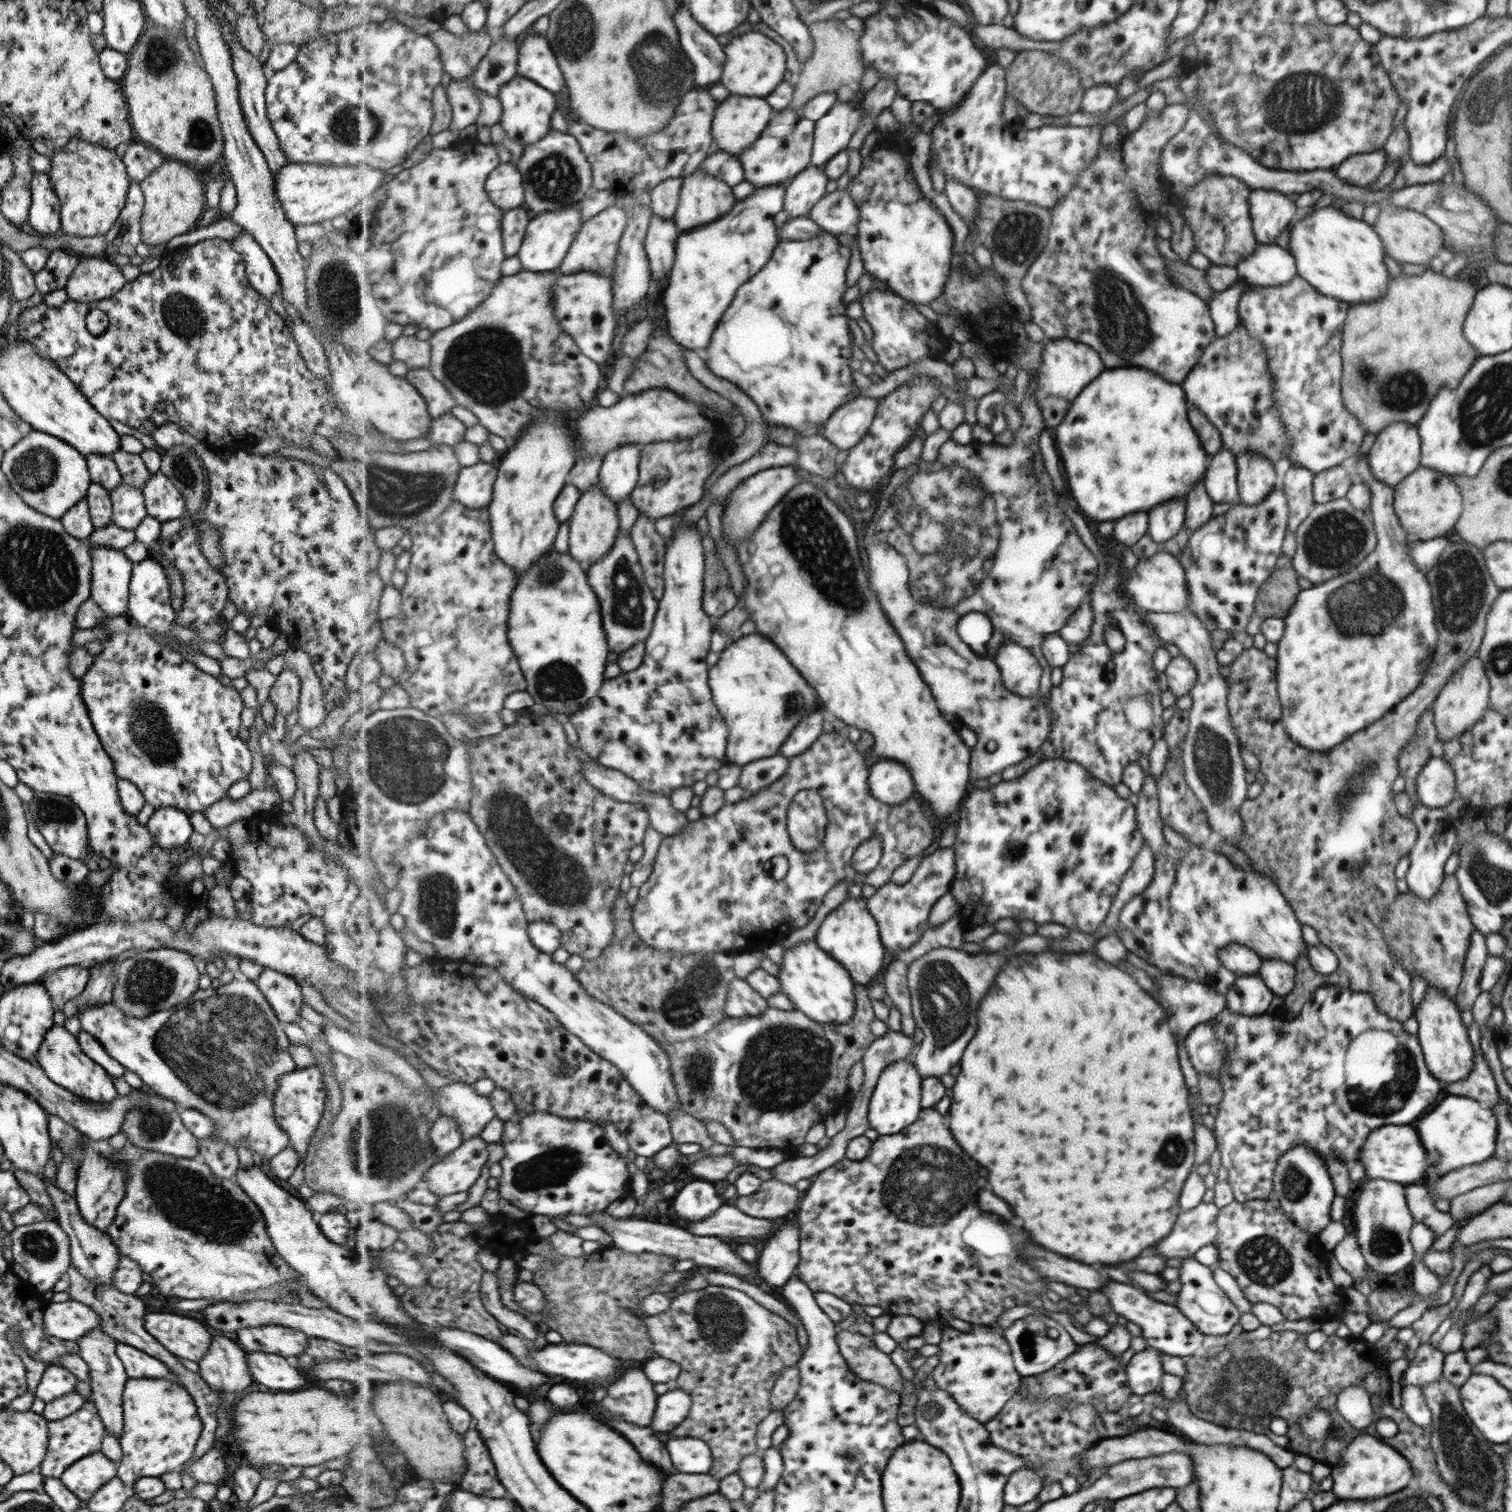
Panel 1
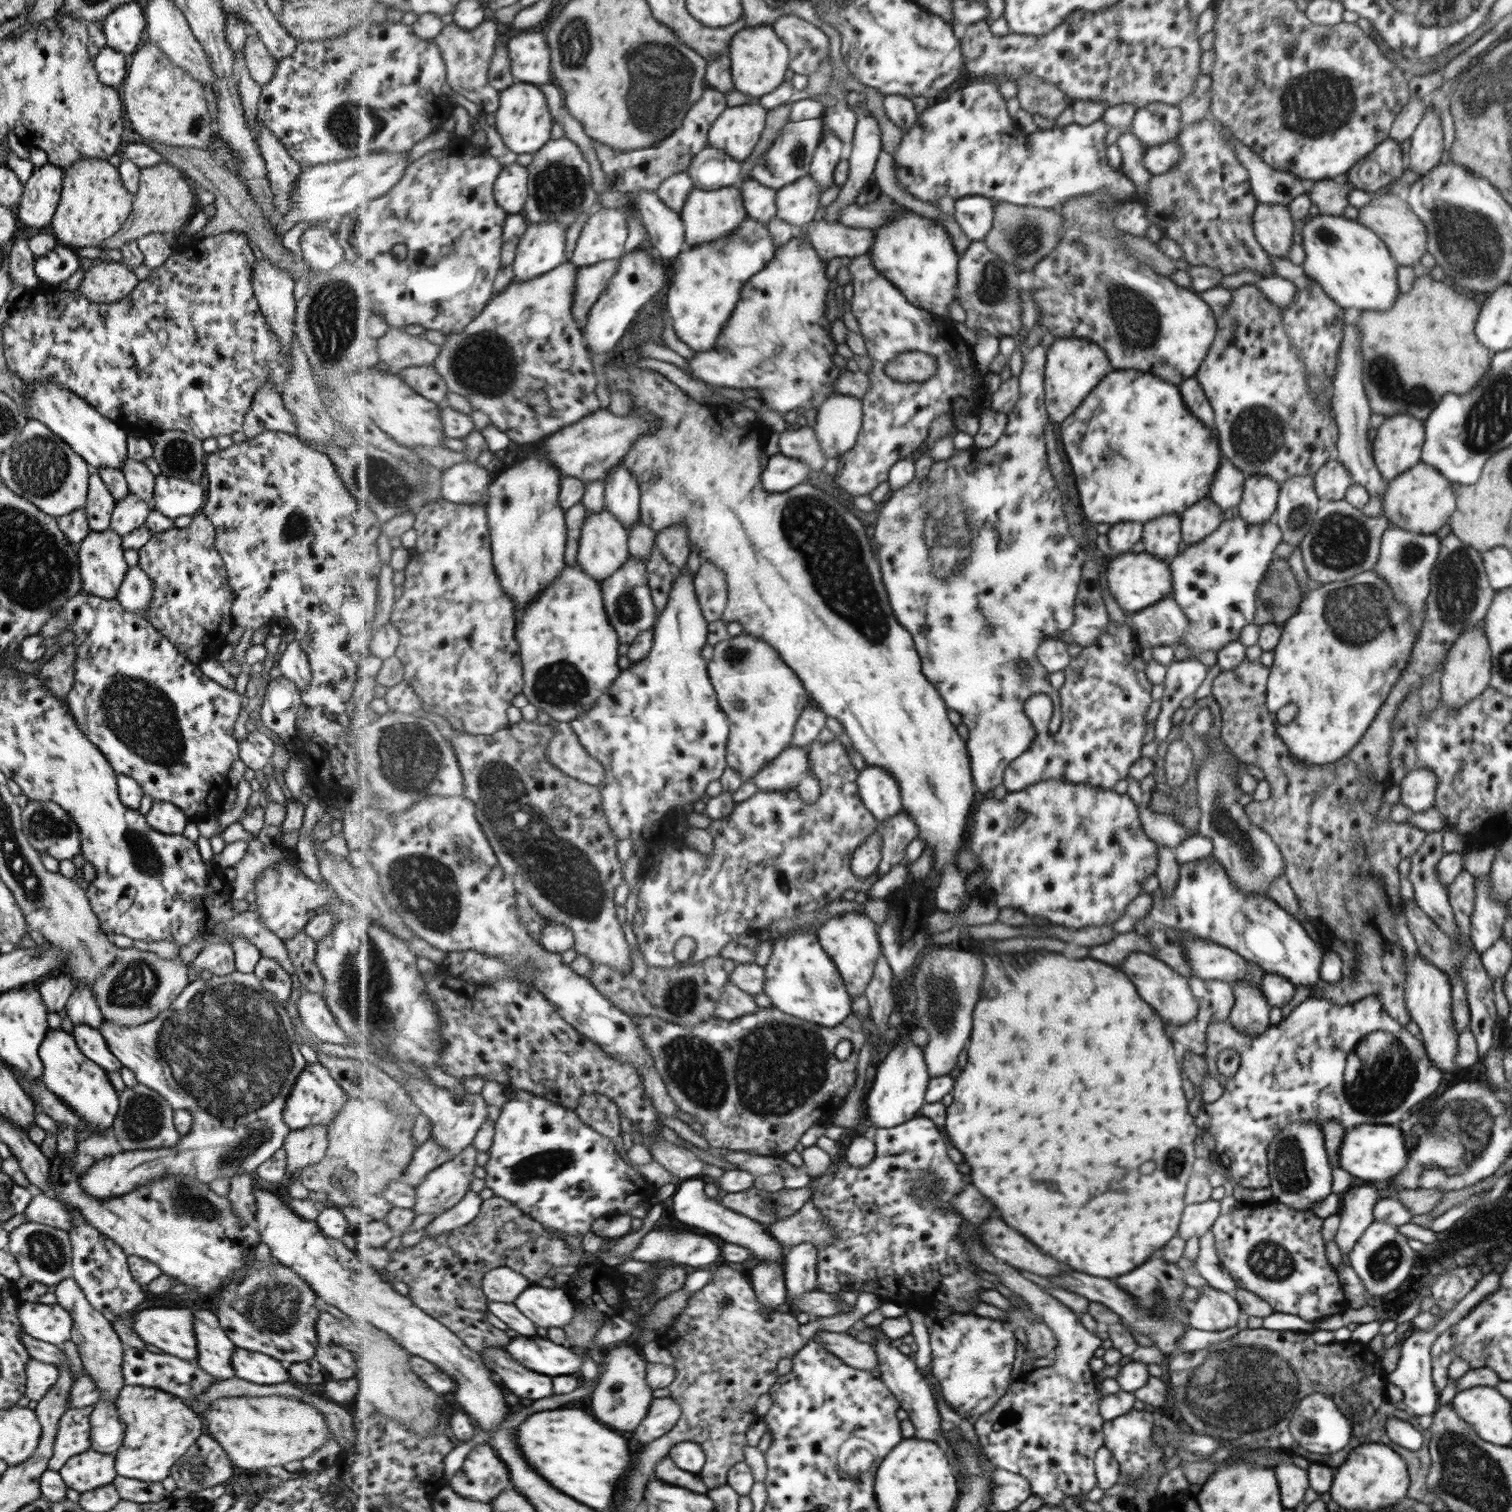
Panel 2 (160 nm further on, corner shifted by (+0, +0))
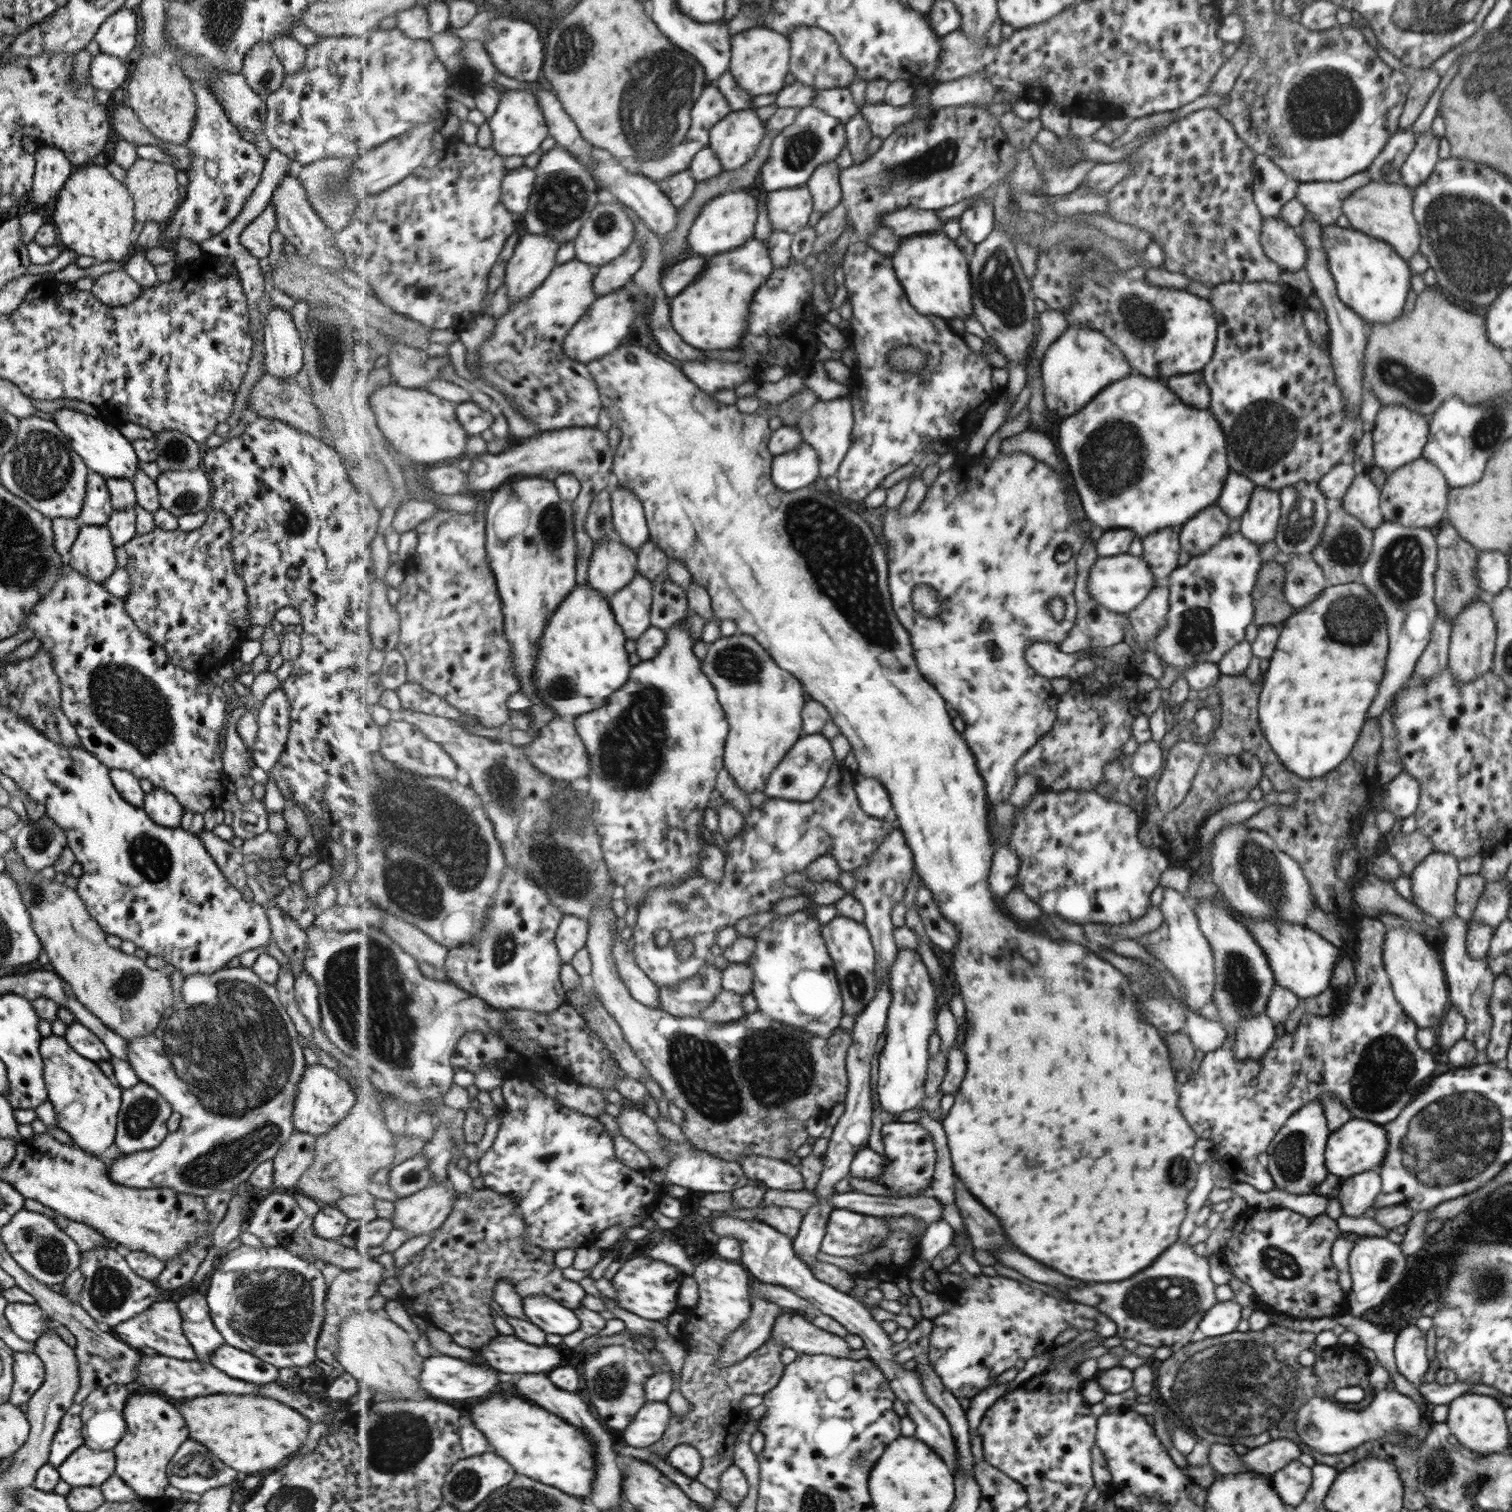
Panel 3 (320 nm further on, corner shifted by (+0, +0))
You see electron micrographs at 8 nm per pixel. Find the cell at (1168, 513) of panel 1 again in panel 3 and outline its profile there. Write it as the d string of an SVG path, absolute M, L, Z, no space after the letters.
M1175 528L1159 529L1155 533L1142 538L1142 554L1156 583L1166 584L1171 573L1177 566L1177 532Z

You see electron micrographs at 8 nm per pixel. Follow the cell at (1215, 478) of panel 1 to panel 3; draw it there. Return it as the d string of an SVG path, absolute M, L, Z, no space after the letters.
M1233 473L1226 478L1222 493L1216 505L1230 518L1239 519L1250 504L1250 496L1254 493L1254 484L1241 474Z

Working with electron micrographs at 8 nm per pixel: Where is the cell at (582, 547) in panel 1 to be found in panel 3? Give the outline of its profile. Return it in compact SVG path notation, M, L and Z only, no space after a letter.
M622 539L602 540L595 544L588 584L609 601L630 585L638 573L638 553Z

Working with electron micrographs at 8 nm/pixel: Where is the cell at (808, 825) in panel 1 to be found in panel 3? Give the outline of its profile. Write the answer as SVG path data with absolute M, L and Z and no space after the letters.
M822 732L810 735L803 734L794 748L787 753L786 758L782 760L782 764L774 770L764 792L770 798L785 798L799 802L814 801L826 785L835 762L833 746L825 734Z

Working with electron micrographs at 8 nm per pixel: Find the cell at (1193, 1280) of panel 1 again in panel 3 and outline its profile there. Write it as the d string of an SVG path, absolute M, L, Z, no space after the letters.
M1233 1300L1217 1302L1202 1317L1198 1329L1206 1338L1219 1337L1235 1332L1239 1322L1239 1306Z

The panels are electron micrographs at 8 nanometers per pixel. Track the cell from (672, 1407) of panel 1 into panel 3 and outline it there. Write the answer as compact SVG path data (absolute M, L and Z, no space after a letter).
M648 1401L625 1430L624 1444L635 1448L648 1448L655 1445L667 1432L673 1416L667 1401Z

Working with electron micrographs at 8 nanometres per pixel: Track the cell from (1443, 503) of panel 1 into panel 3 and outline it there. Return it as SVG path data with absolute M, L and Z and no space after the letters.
M1422 456L1407 465L1387 473L1381 488L1378 507L1384 521L1400 524L1404 527L1435 530L1435 524L1441 520L1445 512L1445 504L1449 504L1447 484L1441 476L1442 471Z

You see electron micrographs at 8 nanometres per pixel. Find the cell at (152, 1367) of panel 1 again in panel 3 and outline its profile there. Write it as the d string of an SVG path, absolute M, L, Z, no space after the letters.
M140 1353L139 1357L138 1365L135 1367L135 1372L137 1372L135 1382L146 1389L160 1391L164 1396L171 1396L177 1400L181 1400L181 1398L191 1400L195 1396L207 1396L207 1394L243 1394L243 1396L249 1396L249 1394L255 1394L255 1390L259 1388L255 1384L239 1382L235 1378L225 1376L217 1368L209 1366L207 1361L201 1362L195 1359L183 1362L183 1360L167 1358L157 1353L153 1356L145 1356Z

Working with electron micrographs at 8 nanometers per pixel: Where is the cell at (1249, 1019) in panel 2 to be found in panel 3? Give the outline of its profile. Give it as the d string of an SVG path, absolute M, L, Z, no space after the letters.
M1265 1012L1244 1018L1235 1028L1235 1058L1260 1060L1274 1042L1274 1026Z

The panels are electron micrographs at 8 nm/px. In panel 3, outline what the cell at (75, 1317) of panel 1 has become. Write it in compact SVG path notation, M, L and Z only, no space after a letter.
M21 1302L7 1303L4 1308L4 1316L9 1329L19 1339L35 1343L39 1336L43 1336L49 1328L54 1330L55 1322L49 1320L49 1316L41 1311L36 1304L24 1304Z

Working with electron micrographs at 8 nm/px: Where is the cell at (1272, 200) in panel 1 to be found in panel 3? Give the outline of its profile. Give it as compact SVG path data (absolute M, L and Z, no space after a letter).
M1278 217L1264 218L1261 239L1265 253L1282 271L1292 273L1306 264L1306 248L1285 220Z

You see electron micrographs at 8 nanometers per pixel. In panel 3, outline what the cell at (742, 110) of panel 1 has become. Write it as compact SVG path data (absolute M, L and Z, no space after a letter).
M755 108L737 110L728 114L711 129L709 147L715 151L715 155L721 160L724 171L737 170L758 154L759 146L765 136L767 136L765 122L757 116Z

